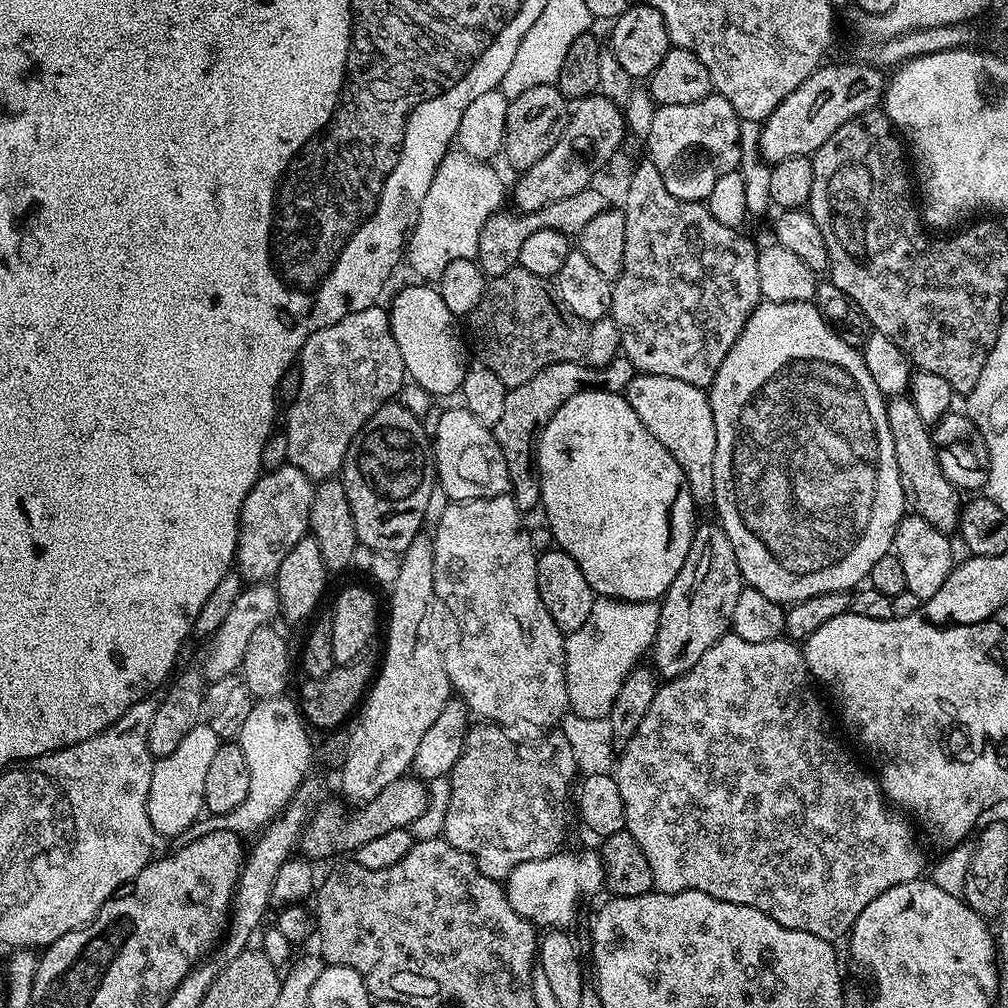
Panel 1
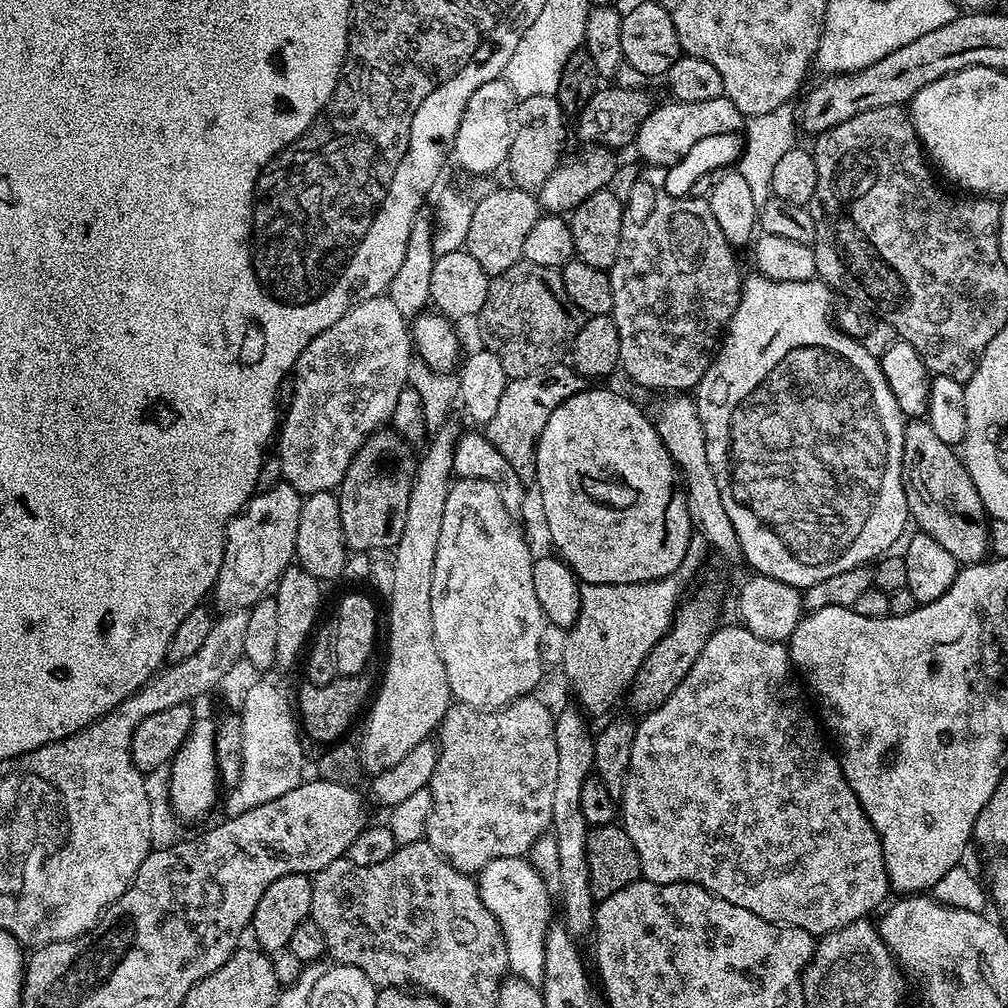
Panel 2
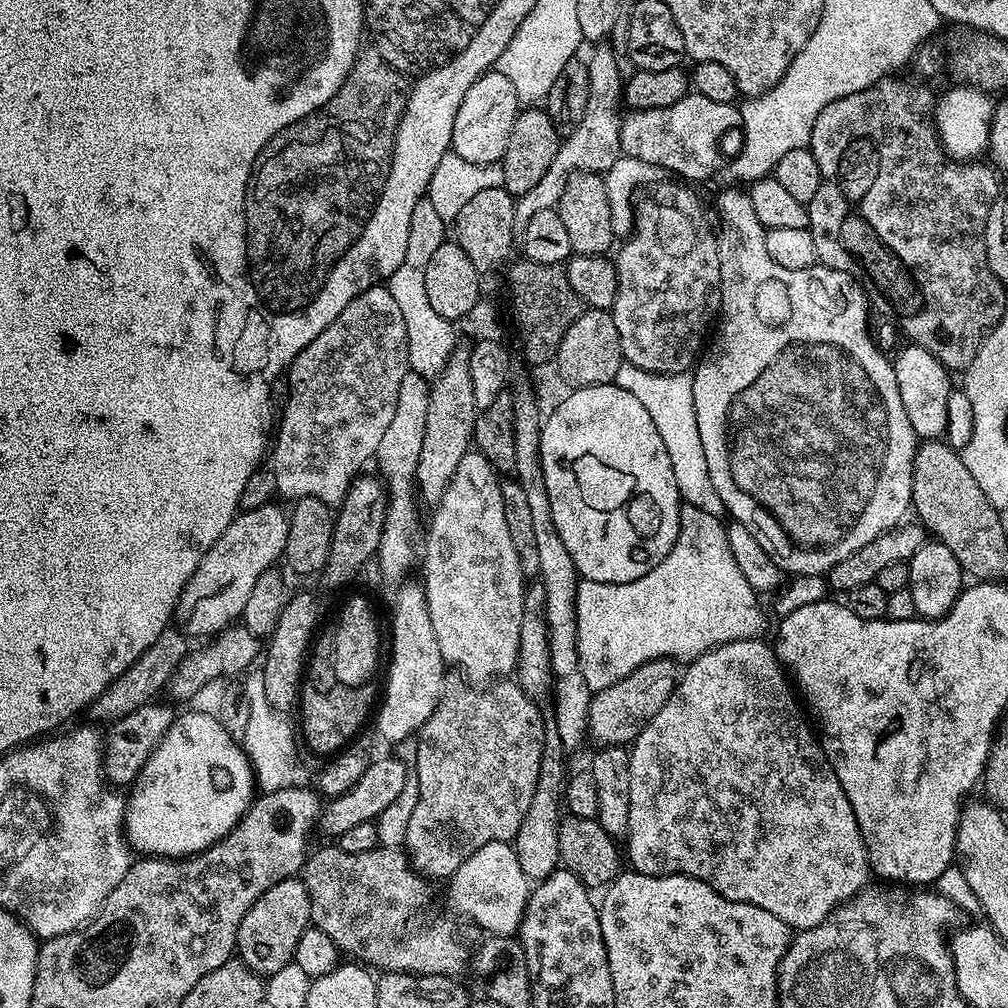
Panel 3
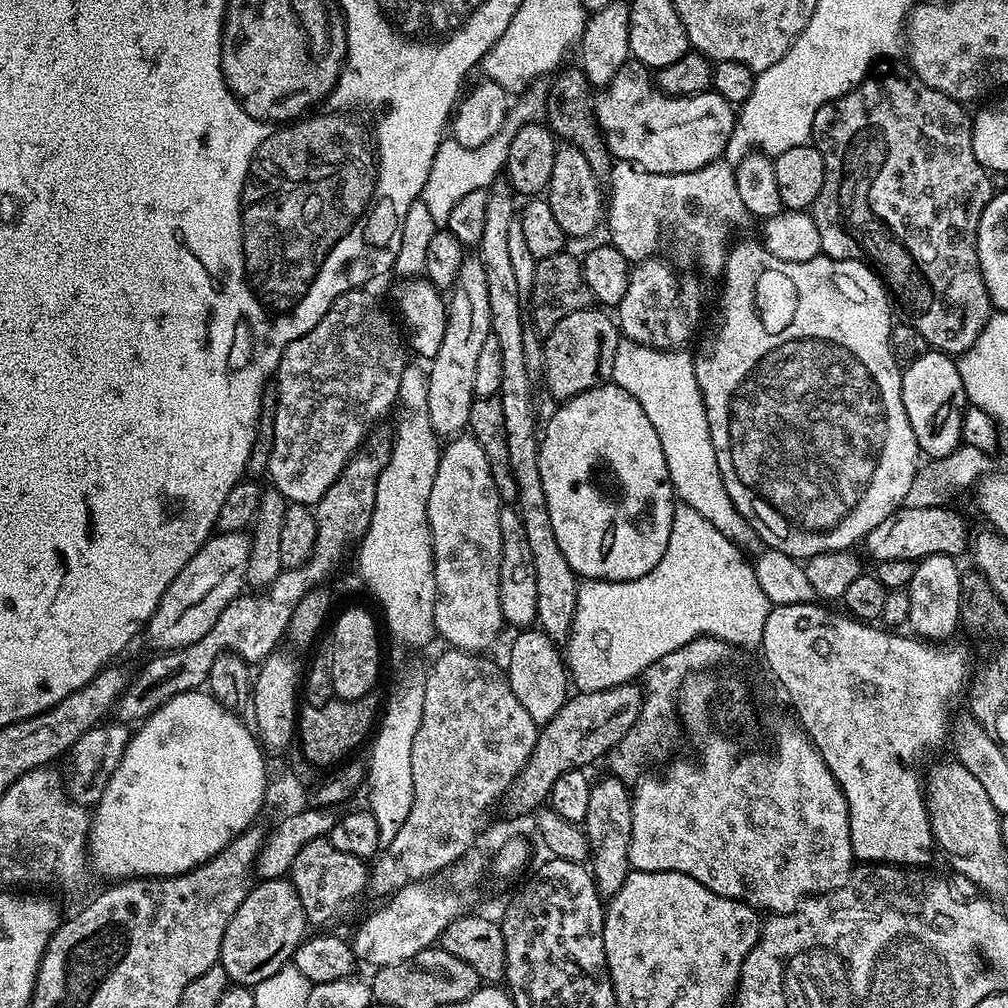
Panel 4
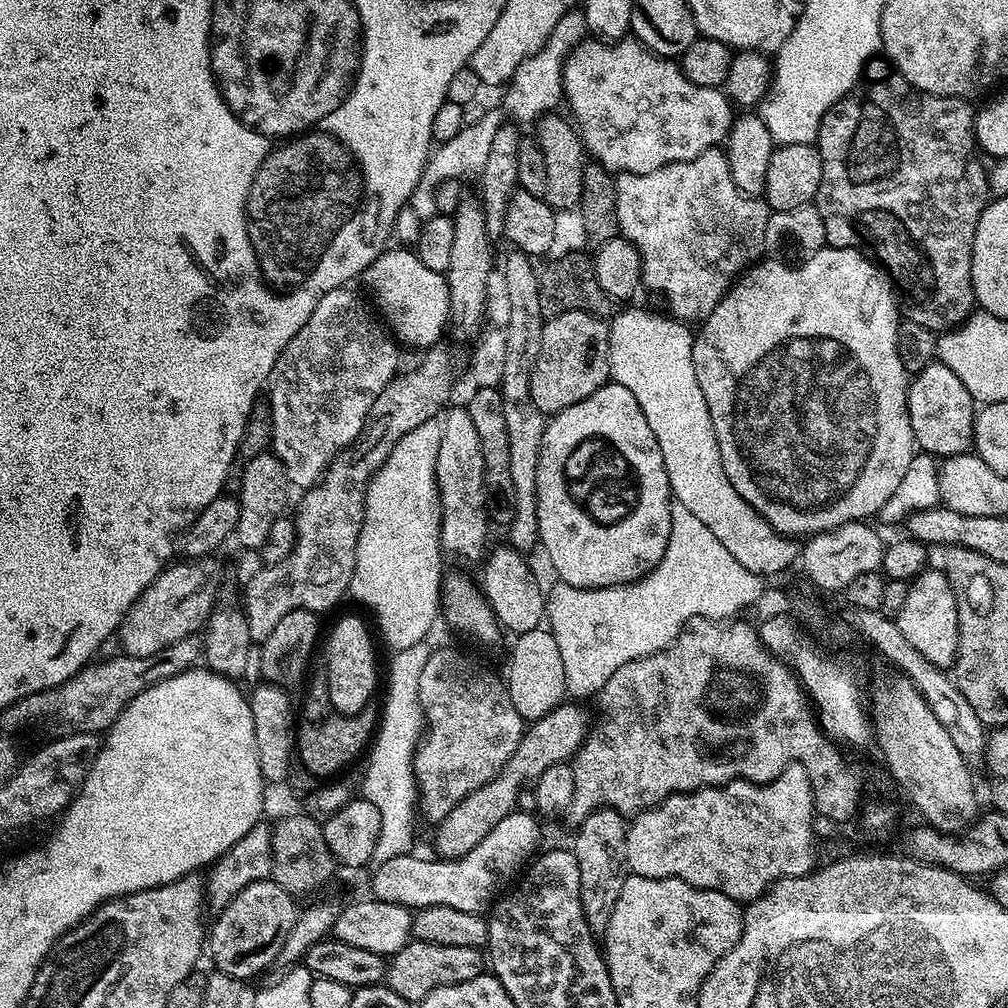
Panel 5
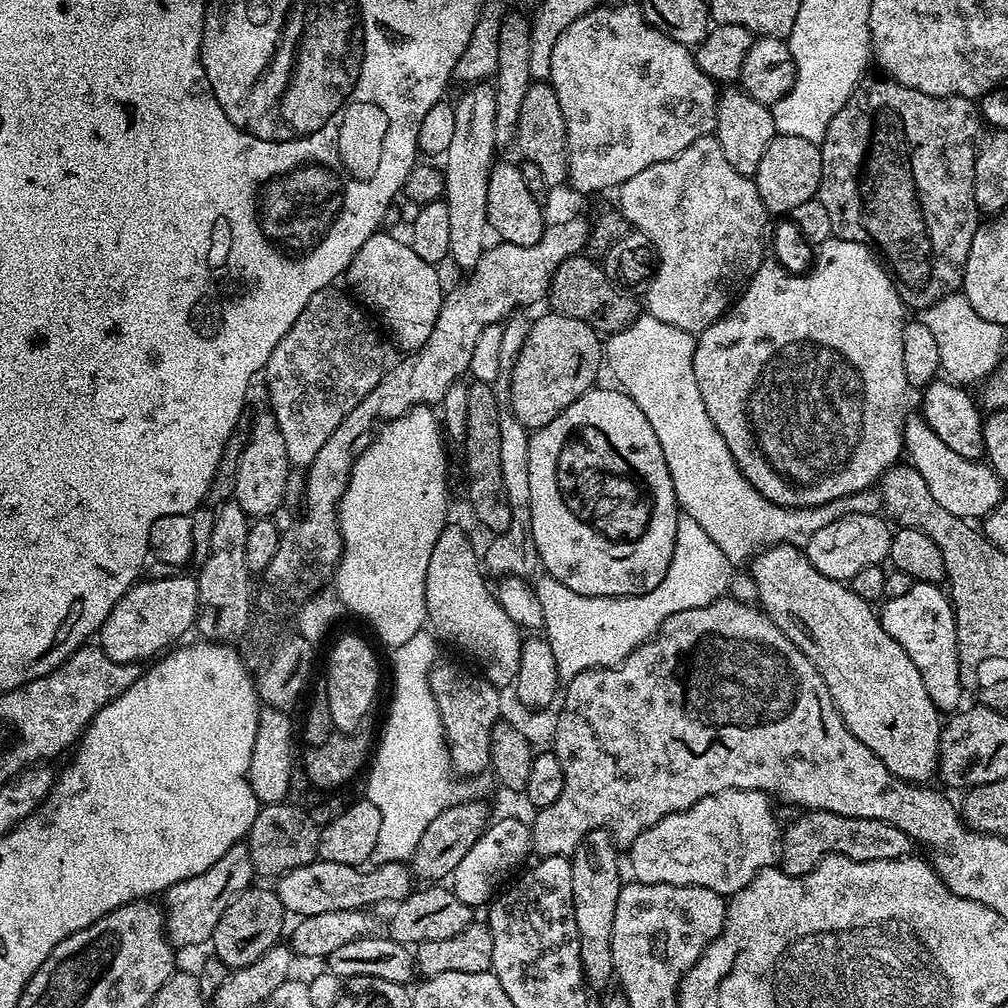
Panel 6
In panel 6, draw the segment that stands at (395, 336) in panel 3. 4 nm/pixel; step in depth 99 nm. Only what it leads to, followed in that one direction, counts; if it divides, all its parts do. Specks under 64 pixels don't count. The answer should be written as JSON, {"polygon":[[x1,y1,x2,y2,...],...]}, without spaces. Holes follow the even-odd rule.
{"polygon":[[332,286,323,288,306,302,306,310,298,314,298,322,286,330,282,342,274,346,262,373,268,387,267,407,278,422,292,466,314,462,318,450,326,446,326,438,378,386,386,371,381,333,372,329,373,321,351,295,343,296,336,290]]}

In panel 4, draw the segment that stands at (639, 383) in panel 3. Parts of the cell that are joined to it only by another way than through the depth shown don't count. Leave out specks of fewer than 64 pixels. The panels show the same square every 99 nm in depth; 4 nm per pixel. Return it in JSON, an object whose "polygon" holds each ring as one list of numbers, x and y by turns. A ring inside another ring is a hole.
{"polygon":[[627,338,621,339,614,354,611,383,631,394,642,410,646,410,646,418,650,418,654,430,658,430,658,442,662,442,662,454,666,454,666,470,670,470,675,499,690,506,690,510,698,510,706,522,713,524,721,534,726,534,726,538,745,553,755,553,762,544,760,535,750,522,746,522,746,518,742,518,742,514,738,514,734,502,730,502,730,494,726,494,726,486,718,470,693,353,651,348]]}

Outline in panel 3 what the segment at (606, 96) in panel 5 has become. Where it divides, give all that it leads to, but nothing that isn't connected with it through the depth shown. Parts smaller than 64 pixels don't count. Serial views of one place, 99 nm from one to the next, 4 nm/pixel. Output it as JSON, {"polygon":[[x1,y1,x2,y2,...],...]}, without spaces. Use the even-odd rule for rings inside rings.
{"polygon":[[695,94,683,96,674,106,665,108,642,108,627,113,620,122,620,151,623,155,633,156,642,162,650,162,664,169,665,173,677,172,685,181,704,180,716,172,720,164,720,139,740,124,740,110,736,104,710,102]]}

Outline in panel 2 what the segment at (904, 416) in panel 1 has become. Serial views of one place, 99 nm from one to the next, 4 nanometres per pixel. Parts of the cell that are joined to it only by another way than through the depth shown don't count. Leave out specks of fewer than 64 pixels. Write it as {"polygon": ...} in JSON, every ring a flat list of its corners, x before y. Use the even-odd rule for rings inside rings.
{"polygon":[[912,418,905,423,902,478,904,479,904,493,911,523,917,524,915,527,919,531,934,538,934,542,938,542,938,546,943,546,956,559,957,565,978,564,989,555,990,517,988,511,982,506,982,498,978,498,978,486,974,486,974,478,970,478,957,449,953,445,942,442,942,438,938,438,938,434,934,434,927,419]]}

